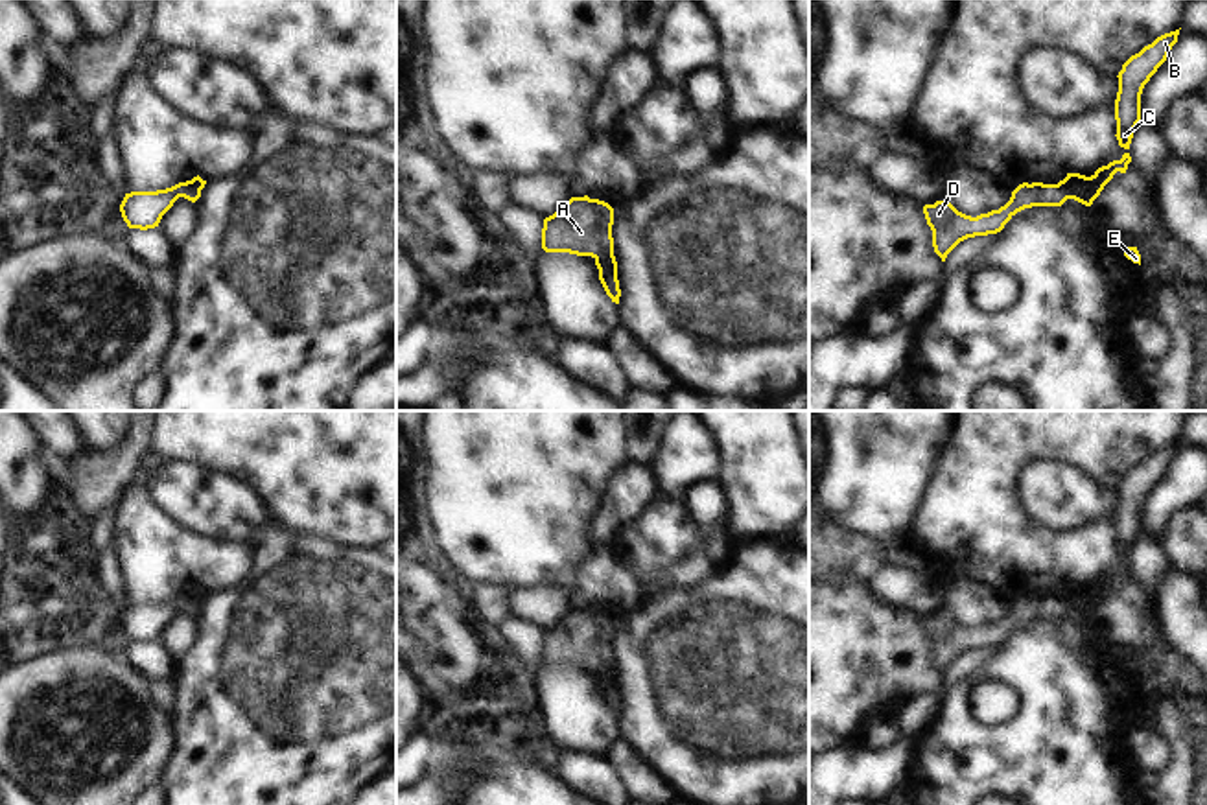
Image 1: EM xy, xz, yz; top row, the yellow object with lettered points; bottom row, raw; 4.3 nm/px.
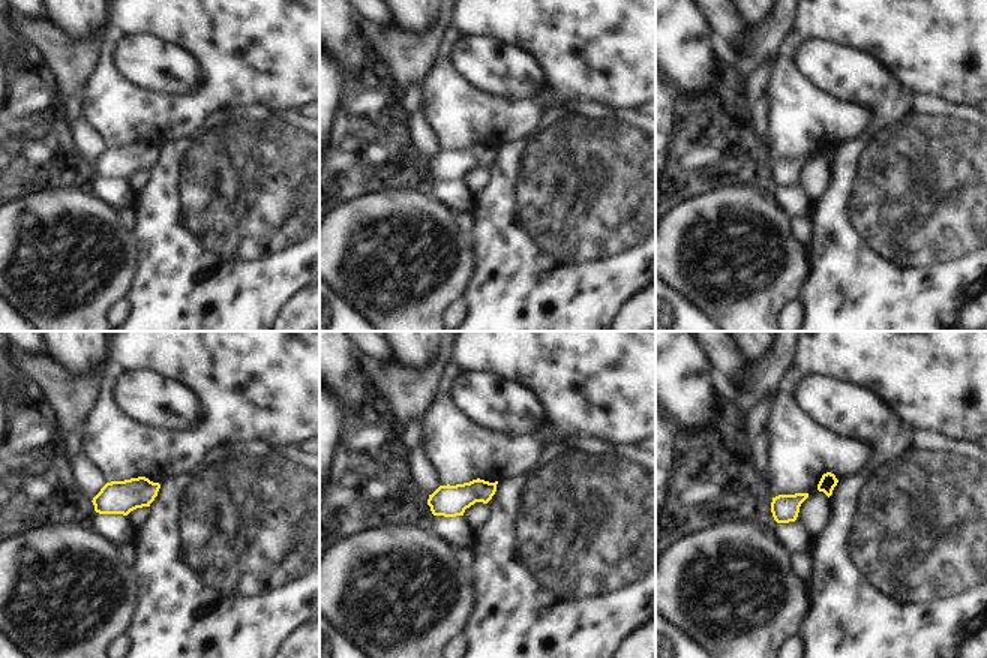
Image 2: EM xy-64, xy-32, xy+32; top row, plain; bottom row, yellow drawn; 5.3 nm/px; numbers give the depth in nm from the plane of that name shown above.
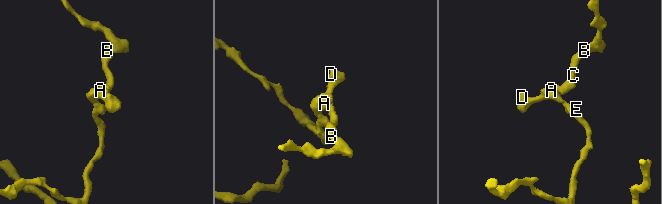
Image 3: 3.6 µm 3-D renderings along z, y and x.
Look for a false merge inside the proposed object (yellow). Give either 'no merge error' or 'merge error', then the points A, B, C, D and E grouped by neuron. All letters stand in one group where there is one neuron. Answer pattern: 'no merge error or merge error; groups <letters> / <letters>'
merge error; groups A D E / B C

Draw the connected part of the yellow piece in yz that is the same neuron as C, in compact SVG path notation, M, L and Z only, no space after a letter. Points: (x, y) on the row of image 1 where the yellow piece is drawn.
M1179 29L1157 37L1139 53L1131 55L1119 72L1119 92L1115 99L1117 140L1126 149L1120 160L1098 168L1091 177L1080 173L1067 173L1058 182L1067 192L1067 199L1074 199L1085 206L1100 195L1104 186L1117 171L1126 173L1131 157L1128 153L1133 131L1141 122L1141 94L1150 77L1166 61L1172 46L1178 42Z

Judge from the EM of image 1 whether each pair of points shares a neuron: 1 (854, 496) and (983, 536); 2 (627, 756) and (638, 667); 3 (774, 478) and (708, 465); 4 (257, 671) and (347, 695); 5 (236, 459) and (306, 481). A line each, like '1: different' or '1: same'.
1: different
2: different
3: different
4: same
5: same

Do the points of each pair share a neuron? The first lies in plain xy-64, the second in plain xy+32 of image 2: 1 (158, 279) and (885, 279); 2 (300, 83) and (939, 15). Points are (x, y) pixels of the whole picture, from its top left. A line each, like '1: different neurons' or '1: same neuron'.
1: same neuron
2: same neuron

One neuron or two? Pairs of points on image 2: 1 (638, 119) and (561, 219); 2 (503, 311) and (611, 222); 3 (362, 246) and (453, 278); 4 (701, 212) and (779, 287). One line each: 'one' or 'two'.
1: one
2: one
3: one
4: one

